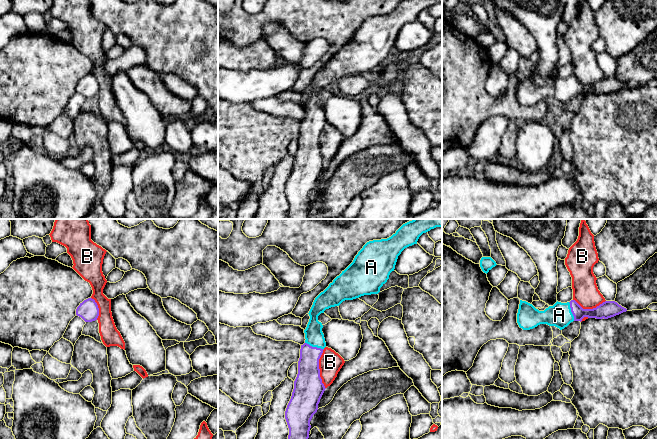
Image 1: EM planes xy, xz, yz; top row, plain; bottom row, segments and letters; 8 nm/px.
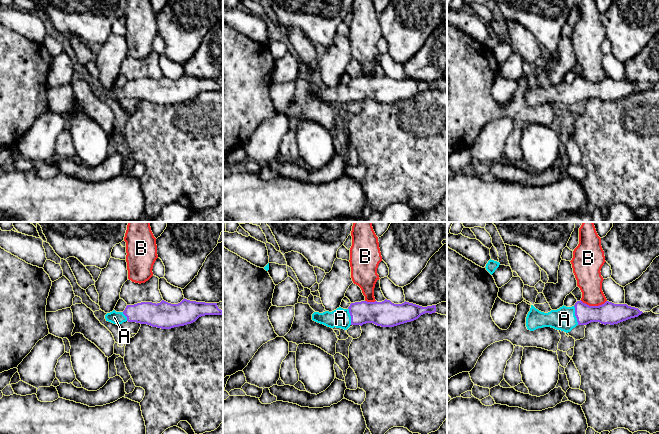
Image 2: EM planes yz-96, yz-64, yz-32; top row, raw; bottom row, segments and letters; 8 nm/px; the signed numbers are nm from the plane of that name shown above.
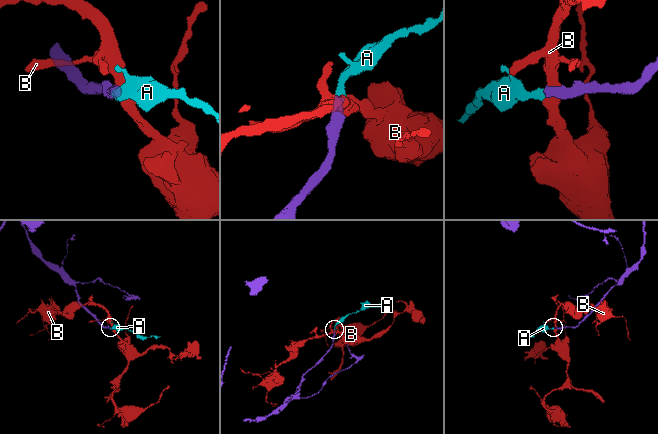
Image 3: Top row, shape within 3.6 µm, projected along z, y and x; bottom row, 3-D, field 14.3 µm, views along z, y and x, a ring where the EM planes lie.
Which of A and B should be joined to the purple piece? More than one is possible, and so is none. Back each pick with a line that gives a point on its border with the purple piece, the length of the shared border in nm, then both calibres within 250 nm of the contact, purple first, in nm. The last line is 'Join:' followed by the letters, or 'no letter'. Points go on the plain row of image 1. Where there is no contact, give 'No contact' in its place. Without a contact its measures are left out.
A: Touches purple at xz (314, 123). Shared border 160 nm. Thickness 190 nm (purple) against 150 nm
Join: A

